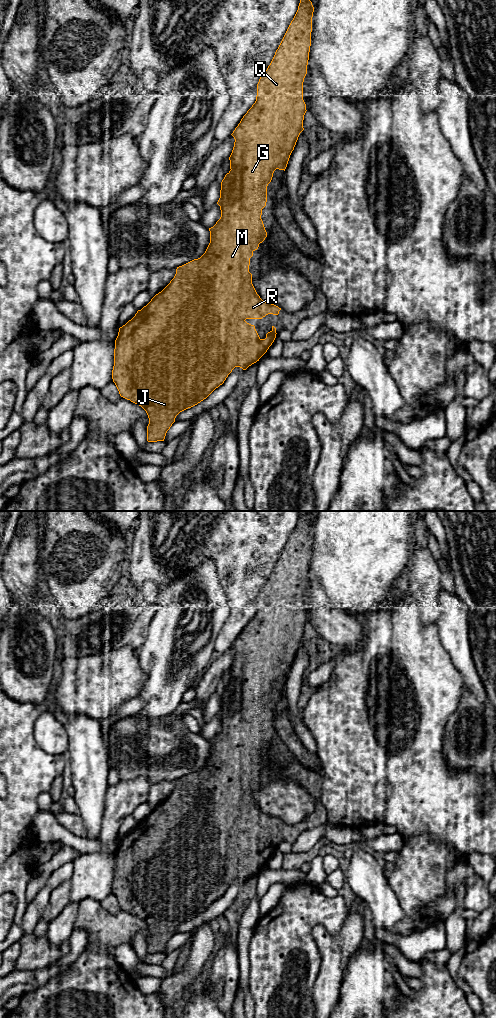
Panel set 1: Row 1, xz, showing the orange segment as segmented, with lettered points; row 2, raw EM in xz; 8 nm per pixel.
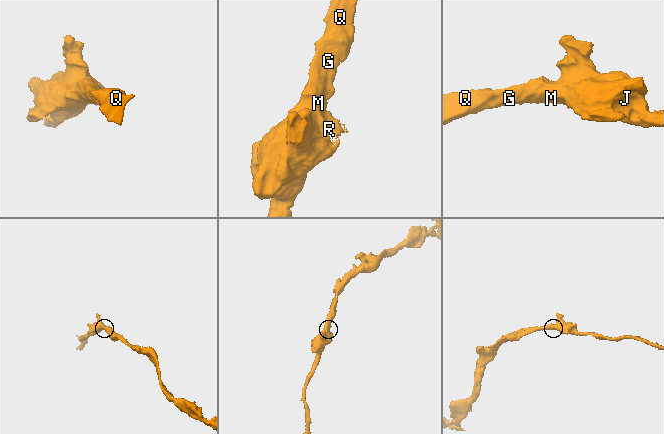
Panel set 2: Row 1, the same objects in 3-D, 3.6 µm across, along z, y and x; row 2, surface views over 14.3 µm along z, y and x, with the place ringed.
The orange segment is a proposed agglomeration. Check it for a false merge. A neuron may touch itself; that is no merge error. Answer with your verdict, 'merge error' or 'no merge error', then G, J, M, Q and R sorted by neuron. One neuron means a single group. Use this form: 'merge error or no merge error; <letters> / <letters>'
no merge error; G J M Q R

